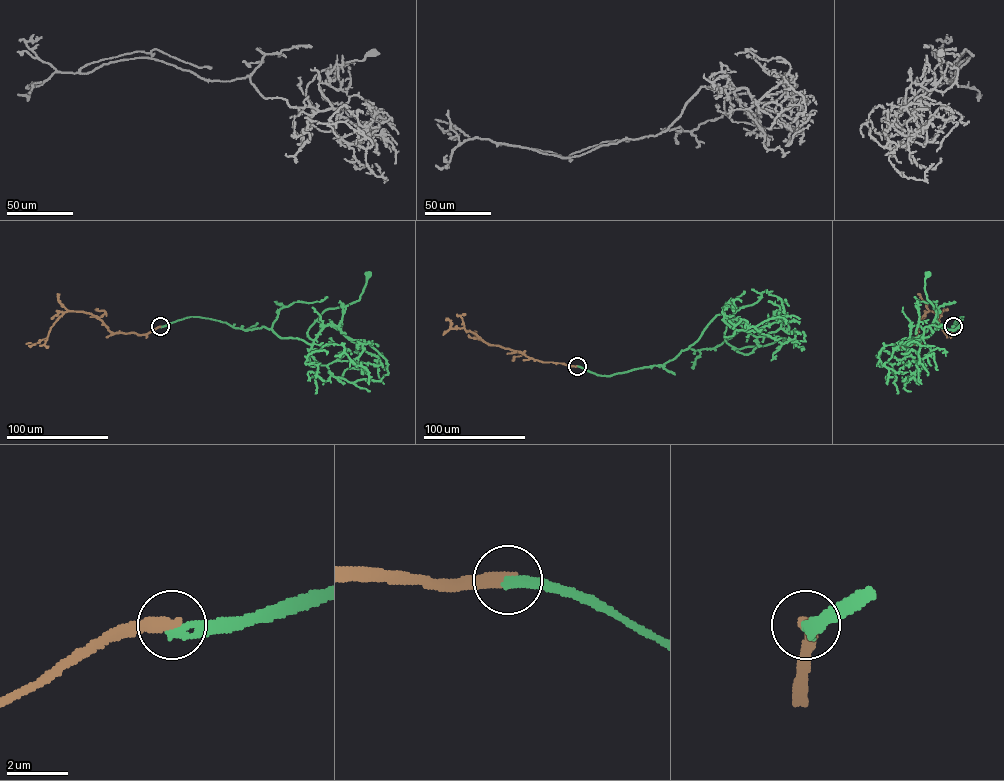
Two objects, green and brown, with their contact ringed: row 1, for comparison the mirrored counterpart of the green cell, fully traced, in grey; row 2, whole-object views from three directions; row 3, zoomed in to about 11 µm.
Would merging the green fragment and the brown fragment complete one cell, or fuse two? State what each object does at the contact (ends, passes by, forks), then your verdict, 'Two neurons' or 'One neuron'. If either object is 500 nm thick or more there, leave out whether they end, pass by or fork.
At the ring green ends. At the ring brown ends. Two neurons

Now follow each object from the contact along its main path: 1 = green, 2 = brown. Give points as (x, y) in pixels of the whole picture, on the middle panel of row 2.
1: (577, 366), (610, 376), (663, 365), (720, 314), (730, 320), (725, 340), (736, 348), (786, 341)
2: (577, 366), (543, 362), (518, 351), (488, 345), (463, 327), (451, 328), (450, 321), (445, 320)

